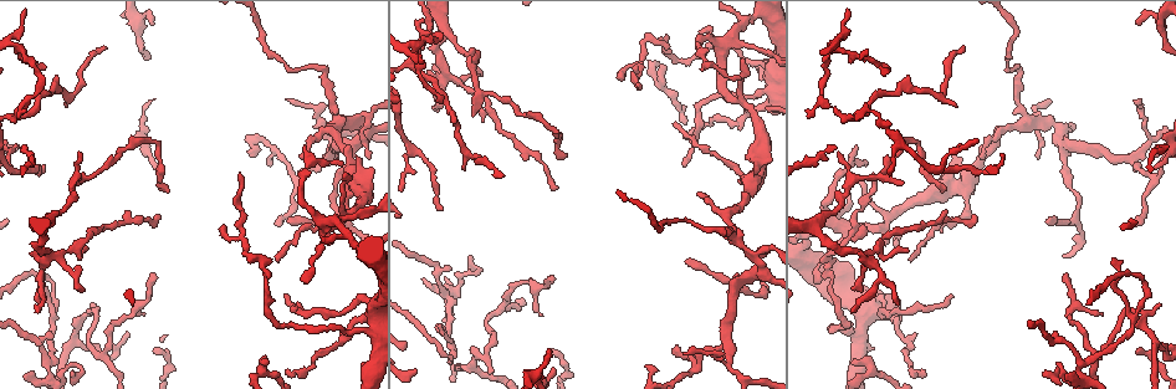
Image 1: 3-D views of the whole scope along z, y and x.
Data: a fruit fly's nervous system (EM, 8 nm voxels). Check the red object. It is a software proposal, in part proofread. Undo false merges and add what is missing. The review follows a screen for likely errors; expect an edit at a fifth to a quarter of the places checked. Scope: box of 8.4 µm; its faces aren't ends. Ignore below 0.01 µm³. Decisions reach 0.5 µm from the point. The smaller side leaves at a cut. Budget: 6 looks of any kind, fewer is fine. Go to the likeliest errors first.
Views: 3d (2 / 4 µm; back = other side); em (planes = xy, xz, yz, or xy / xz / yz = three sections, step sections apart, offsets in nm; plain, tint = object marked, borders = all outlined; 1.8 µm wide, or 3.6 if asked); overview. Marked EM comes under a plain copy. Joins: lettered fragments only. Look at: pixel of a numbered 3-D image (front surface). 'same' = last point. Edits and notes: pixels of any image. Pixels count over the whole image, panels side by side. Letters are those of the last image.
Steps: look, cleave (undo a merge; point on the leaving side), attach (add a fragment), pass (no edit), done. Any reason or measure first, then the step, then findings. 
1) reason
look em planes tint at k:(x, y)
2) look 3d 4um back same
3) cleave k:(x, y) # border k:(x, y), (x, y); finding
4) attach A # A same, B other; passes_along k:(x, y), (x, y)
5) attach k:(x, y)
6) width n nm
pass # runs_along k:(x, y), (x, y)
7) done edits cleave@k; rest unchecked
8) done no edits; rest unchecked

abrupt turn
look em planes tint at 1:(417, 44)

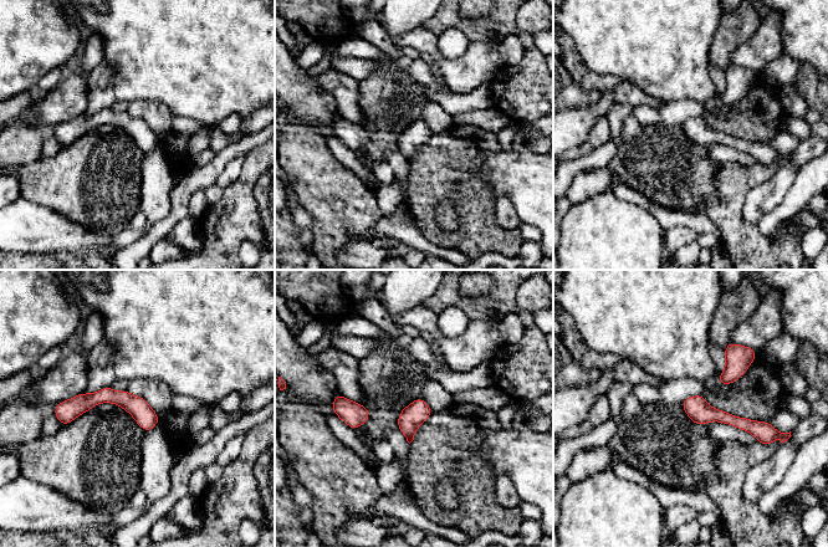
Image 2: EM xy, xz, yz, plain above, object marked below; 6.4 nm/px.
look em planes borders same

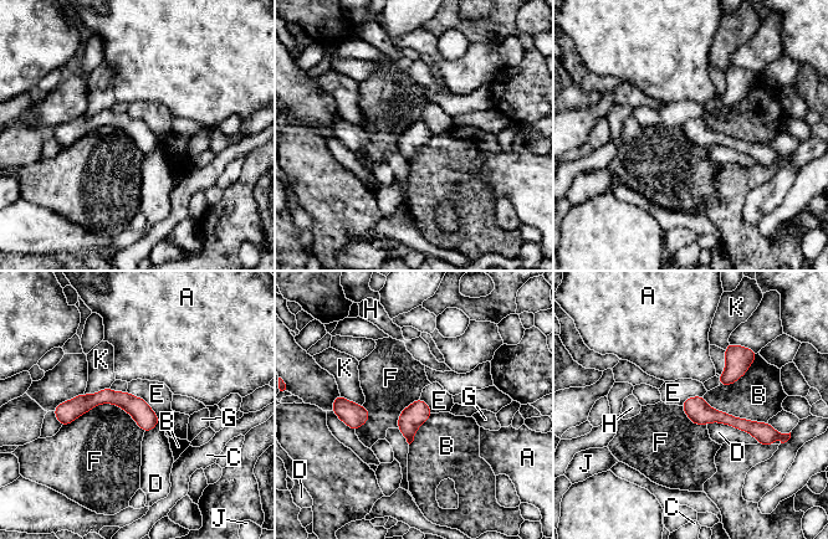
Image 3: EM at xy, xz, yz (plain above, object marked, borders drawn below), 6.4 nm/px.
longest_contact F 550 nm
pass # A other, B other, C other, D other, E other, F other, G other, H other, J other, K other; border 3:(62, 425), (114, 404), (144, 431); all the same neuron

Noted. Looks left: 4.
look em 3.6um planes borders at 1:(48, 362)

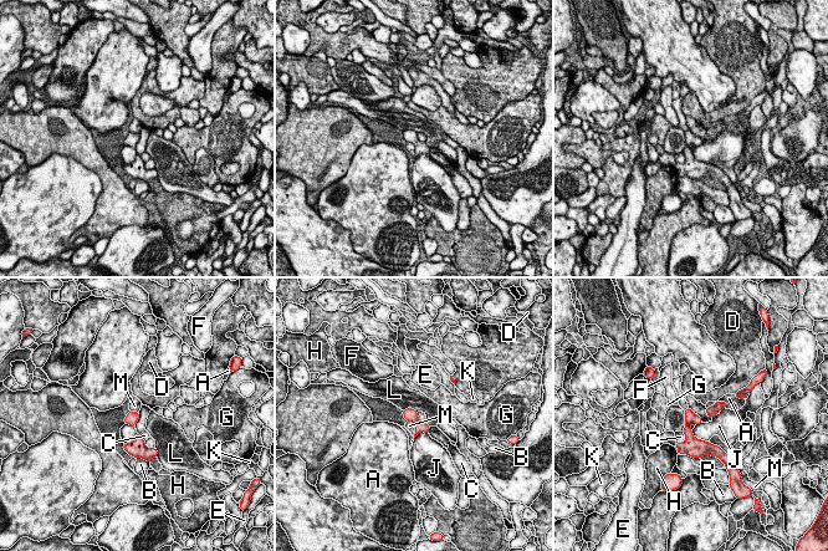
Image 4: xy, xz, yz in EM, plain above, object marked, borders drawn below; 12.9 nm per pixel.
width 160 nm
pass # A other, B other, C other, D other, E other, F other, G other, H other, J other, K other, L other, M other; border 4:(407, 421), (414, 424), (414, 435); one neuron here

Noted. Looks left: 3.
three-way junction
look 3d 2um back at 1:(966, 184)

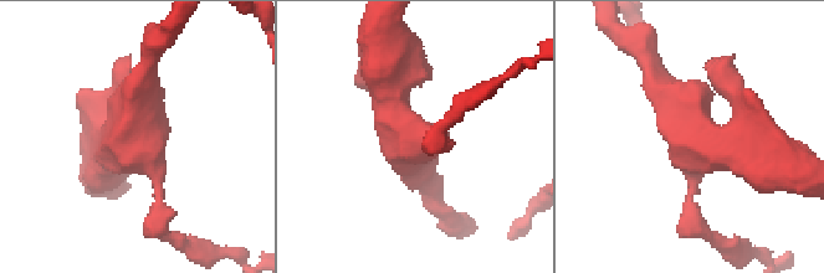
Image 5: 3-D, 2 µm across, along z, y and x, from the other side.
arms 3; now the EM
look em planes tint at 5:(132, 140)

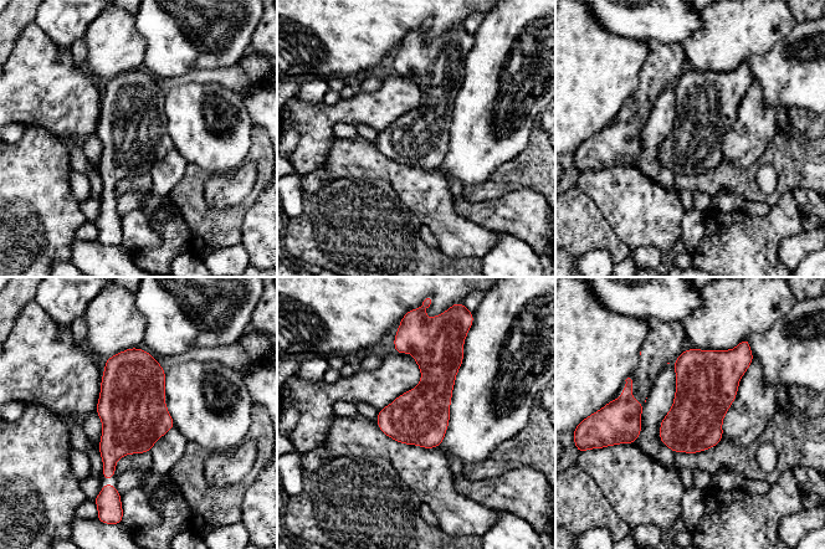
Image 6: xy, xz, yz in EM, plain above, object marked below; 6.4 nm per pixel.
look em planes borders same

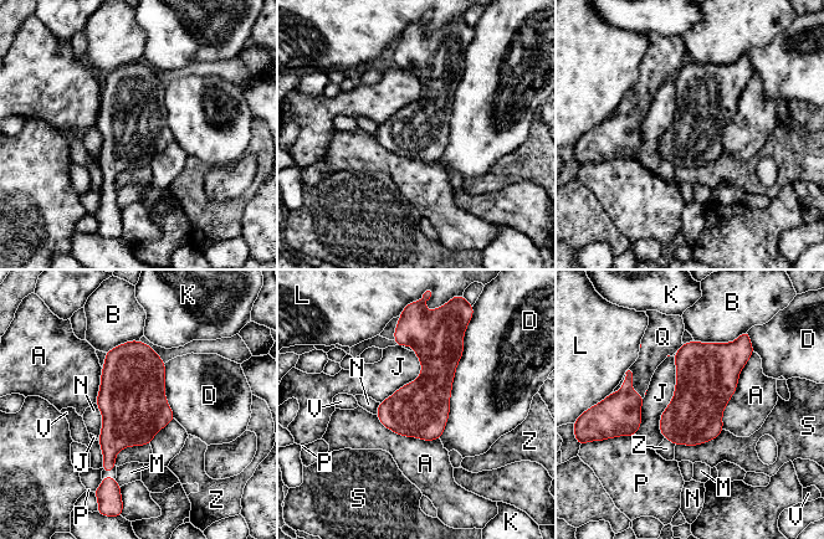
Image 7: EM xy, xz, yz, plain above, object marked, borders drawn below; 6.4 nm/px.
attach Q # A other, B other, D other, J other, K other, L other, M other, N other, P other, Q same, S other, V other, Z other; passes_along 7:(620, 411), (631, 375), (656, 345); the neuron continues

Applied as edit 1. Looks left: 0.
done edits attach@7; rest unchecked

